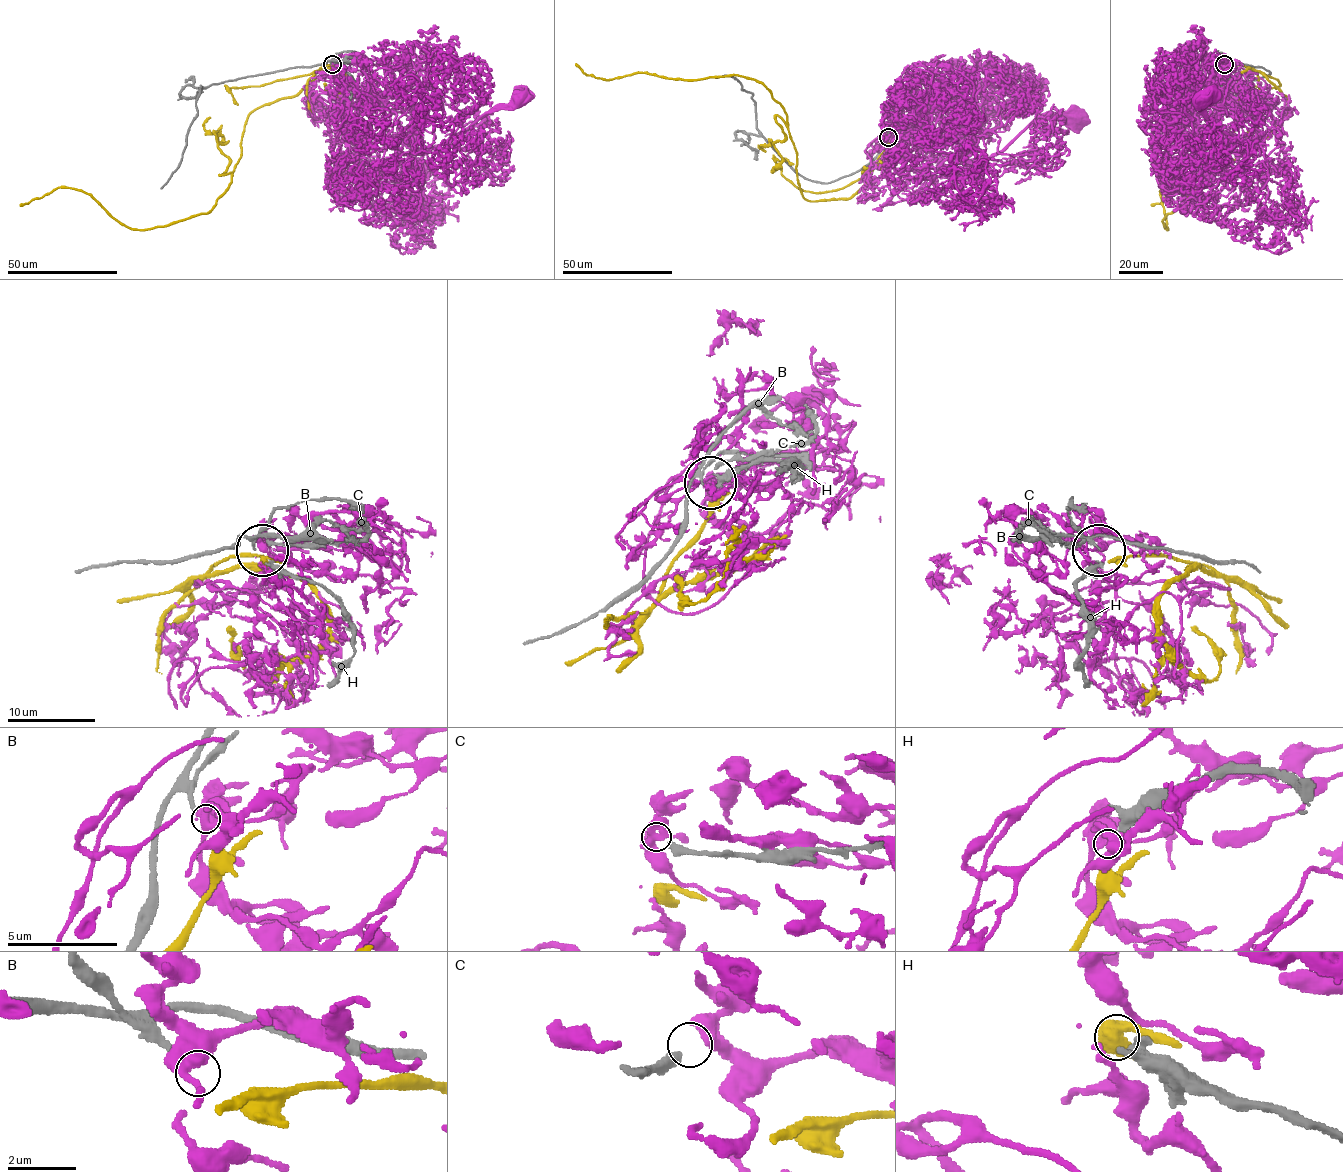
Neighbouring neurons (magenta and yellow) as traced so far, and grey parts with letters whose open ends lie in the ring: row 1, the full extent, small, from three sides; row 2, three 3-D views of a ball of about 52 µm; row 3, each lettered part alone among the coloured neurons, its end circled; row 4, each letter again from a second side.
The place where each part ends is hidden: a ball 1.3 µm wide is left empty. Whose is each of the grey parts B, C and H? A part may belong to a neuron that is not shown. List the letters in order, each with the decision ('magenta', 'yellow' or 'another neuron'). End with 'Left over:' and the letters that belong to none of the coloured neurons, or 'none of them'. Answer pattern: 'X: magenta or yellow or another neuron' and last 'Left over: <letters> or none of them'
B: another neuron
C: another neuron
H: another neuron
Left over: B, C, H

